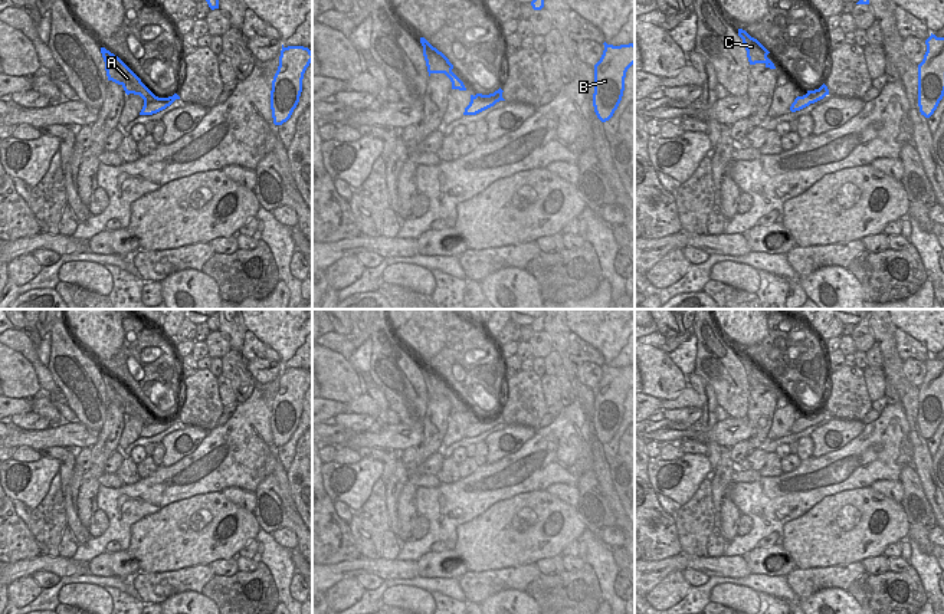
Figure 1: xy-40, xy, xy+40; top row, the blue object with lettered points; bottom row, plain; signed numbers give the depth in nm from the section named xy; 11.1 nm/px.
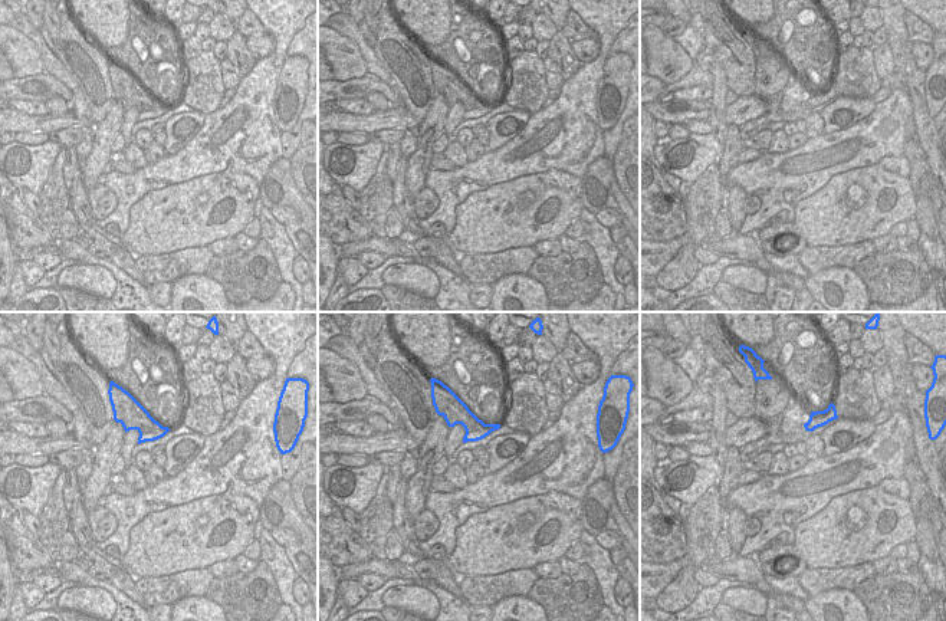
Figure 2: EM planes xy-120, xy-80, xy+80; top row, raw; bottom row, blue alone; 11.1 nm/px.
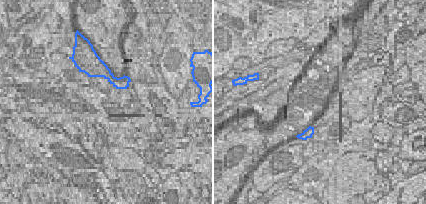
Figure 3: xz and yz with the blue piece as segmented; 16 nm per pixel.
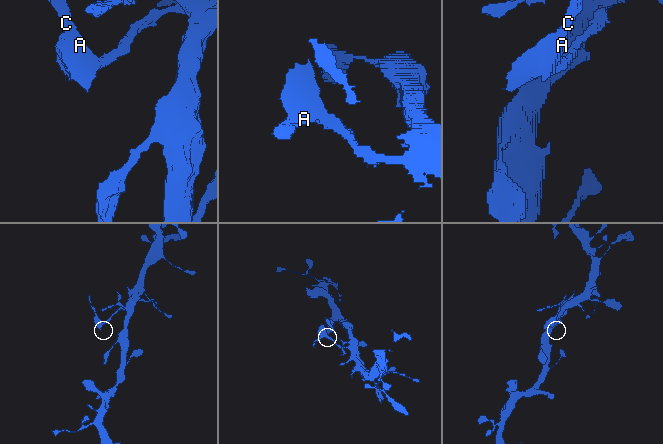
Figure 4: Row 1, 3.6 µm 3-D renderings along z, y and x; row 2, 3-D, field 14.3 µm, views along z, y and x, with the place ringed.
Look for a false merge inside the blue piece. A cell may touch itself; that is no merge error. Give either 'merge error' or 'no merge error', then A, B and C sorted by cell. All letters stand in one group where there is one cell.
merge error | A C / B

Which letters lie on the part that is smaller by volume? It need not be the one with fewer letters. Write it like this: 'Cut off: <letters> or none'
Cut off: A, C

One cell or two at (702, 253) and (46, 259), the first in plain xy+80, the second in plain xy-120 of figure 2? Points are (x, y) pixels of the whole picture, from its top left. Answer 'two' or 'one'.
one

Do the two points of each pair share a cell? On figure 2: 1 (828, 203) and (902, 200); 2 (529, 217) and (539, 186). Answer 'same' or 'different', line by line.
1: same
2: same

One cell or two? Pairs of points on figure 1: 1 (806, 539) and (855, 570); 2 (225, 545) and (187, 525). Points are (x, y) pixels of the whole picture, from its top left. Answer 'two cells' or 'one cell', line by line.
1: two cells
2: one cell

